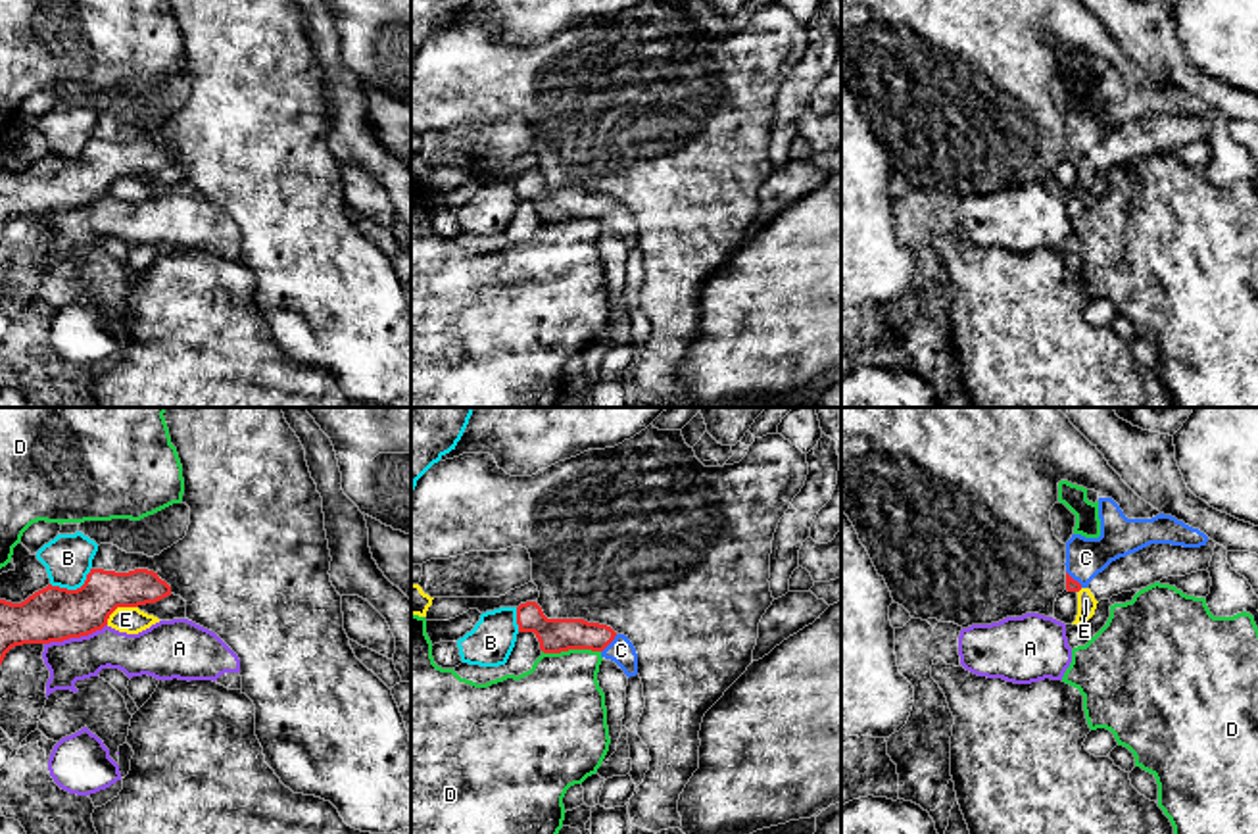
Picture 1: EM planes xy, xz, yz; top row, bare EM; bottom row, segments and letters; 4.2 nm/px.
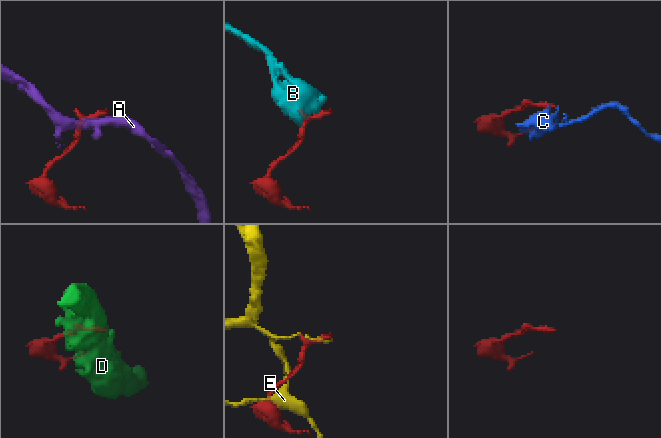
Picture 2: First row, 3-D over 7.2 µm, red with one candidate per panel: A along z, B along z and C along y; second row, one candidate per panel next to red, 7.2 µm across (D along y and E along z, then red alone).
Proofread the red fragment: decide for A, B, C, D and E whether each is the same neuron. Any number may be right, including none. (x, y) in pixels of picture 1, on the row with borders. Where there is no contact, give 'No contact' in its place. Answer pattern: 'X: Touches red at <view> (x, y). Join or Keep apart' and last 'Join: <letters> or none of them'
A: Touches red at xy (75, 637). Keep apart
B: Touches red at xy (73, 590). Keep apart
C: Touches red at xz (609, 642). Join
D: Touches red at xz (571, 648). Keep apart
E: Touches red at xy (120, 606). Keep apart
Join: C

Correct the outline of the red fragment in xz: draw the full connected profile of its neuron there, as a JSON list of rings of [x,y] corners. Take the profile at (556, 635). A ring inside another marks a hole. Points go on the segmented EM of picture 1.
[[[536,601],[517,607],[519,632],[534,632],[544,653],[561,653],[569,650],[592,650],[601,657],[615,661],[624,675],[638,675],[638,653],[624,634],[611,626],[588,623],[584,619],[547,619]]]

